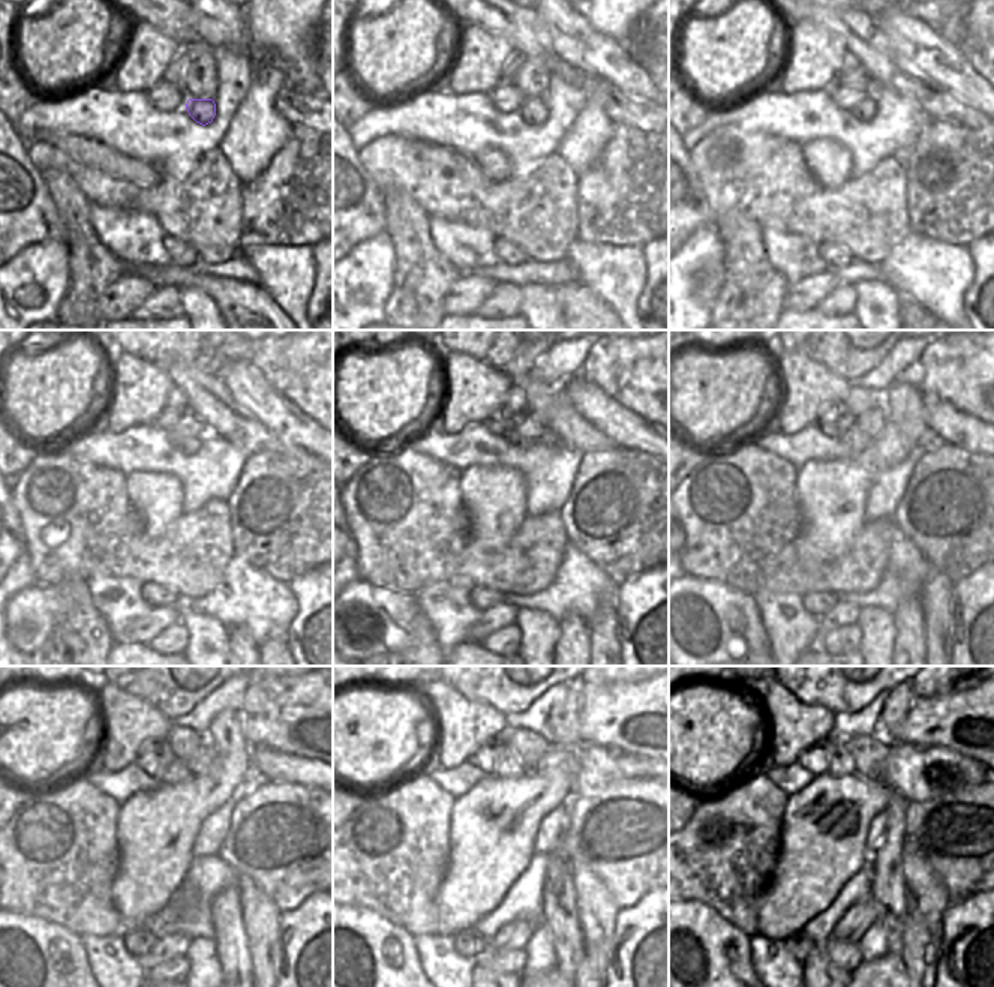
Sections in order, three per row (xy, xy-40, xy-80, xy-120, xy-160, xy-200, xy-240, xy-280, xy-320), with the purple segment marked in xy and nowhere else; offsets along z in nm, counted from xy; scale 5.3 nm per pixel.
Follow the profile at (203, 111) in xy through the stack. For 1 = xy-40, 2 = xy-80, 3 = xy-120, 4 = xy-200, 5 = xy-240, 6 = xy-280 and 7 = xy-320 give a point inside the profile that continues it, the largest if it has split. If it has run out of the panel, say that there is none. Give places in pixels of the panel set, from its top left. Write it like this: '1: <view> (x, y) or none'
1: xy-40 (534, 111)
2: xy-80 (865, 110)
3: xy-120 (191, 446)
4: xy-200 (853, 438)
5: xy-240 (177, 771)
6: xy-280 (507, 765)
7: xy-320 (841, 764)

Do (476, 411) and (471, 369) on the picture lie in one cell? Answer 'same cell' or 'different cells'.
same cell

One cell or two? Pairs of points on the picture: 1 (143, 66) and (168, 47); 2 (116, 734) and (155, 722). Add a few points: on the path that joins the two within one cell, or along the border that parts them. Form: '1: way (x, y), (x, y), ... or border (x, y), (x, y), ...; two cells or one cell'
1: way (149, 60), (162, 48); one cell
2: way (125, 728), (131, 722), (146, 722); one cell

